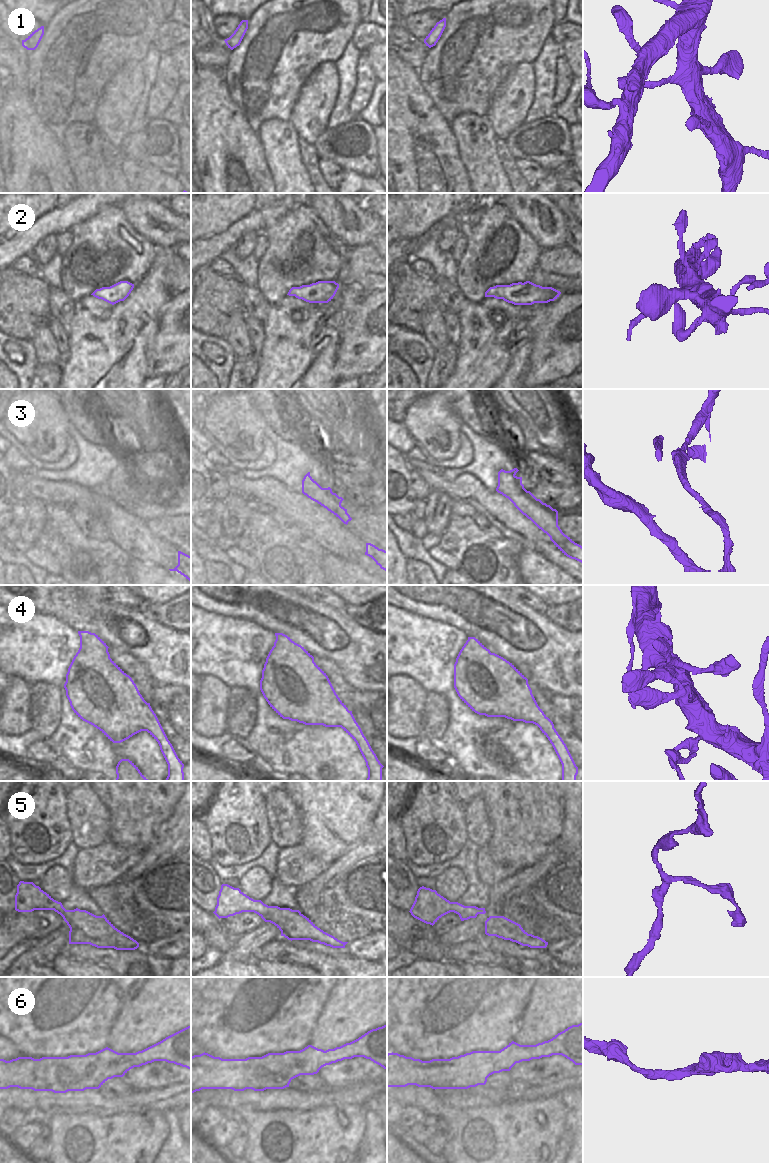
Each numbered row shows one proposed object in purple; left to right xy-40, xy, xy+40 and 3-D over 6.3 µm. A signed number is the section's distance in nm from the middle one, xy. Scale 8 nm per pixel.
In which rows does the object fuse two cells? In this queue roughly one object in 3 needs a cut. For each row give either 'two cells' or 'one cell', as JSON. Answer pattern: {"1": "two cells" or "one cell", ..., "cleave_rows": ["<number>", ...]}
{"1": "one cell", "2": "two cells", "3": "two cells", "4": "one cell", "5": "one cell", "6": "one cell", "cleave_rows": ["2", "3"]}

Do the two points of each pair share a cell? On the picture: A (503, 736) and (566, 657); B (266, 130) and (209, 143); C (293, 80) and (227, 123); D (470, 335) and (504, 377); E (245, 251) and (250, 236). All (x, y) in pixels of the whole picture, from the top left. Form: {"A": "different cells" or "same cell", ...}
{"A": "different cells", "B": "different cells", "C": "different cells", "D": "same cell", "E": "same cell"}

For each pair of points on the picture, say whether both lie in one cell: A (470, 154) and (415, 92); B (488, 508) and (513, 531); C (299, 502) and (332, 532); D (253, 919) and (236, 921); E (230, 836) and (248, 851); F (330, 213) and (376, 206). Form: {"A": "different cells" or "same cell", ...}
{"A": "different cells", "B": "same cell", "C": "same cell", "D": "same cell", "E": "same cell", "F": "different cells"}

